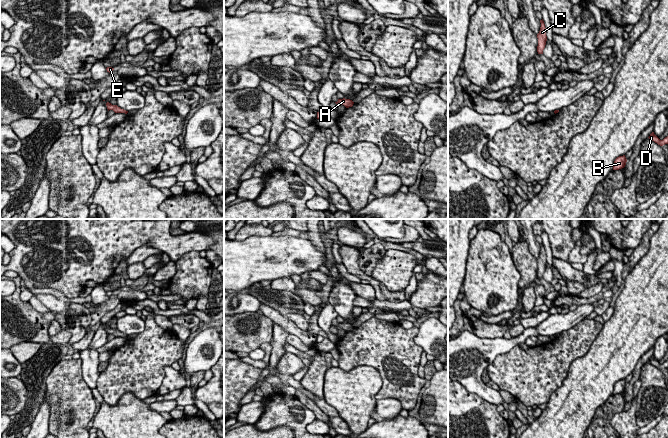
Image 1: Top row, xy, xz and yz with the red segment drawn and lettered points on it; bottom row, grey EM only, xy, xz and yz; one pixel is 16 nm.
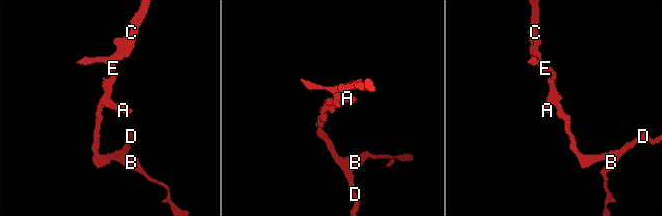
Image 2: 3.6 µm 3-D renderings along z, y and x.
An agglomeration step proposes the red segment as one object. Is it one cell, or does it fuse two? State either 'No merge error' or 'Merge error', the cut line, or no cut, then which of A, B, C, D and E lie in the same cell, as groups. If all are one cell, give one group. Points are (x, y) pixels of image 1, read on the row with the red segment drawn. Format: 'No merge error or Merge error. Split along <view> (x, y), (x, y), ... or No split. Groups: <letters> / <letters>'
No merge error. No split. Groups: A B C D E

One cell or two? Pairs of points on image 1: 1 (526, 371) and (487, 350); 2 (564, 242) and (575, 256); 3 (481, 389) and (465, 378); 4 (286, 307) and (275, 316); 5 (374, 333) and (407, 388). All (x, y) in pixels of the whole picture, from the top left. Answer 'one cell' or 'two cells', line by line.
1: two cells
2: two cells
3: one cell
4: two cells
5: one cell

